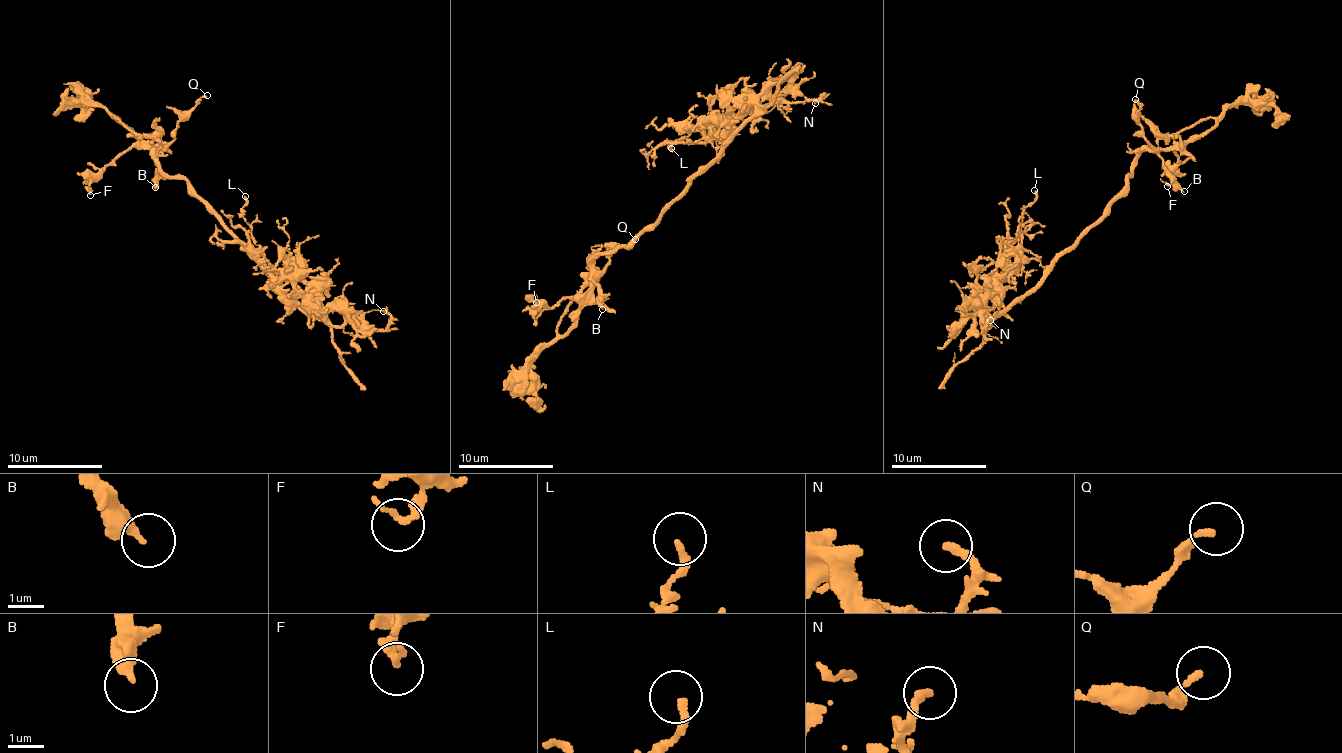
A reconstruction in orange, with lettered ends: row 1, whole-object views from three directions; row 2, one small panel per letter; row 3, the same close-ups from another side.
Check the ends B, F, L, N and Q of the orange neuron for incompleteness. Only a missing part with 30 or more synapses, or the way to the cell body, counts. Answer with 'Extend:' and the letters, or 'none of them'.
Extend: none of them

